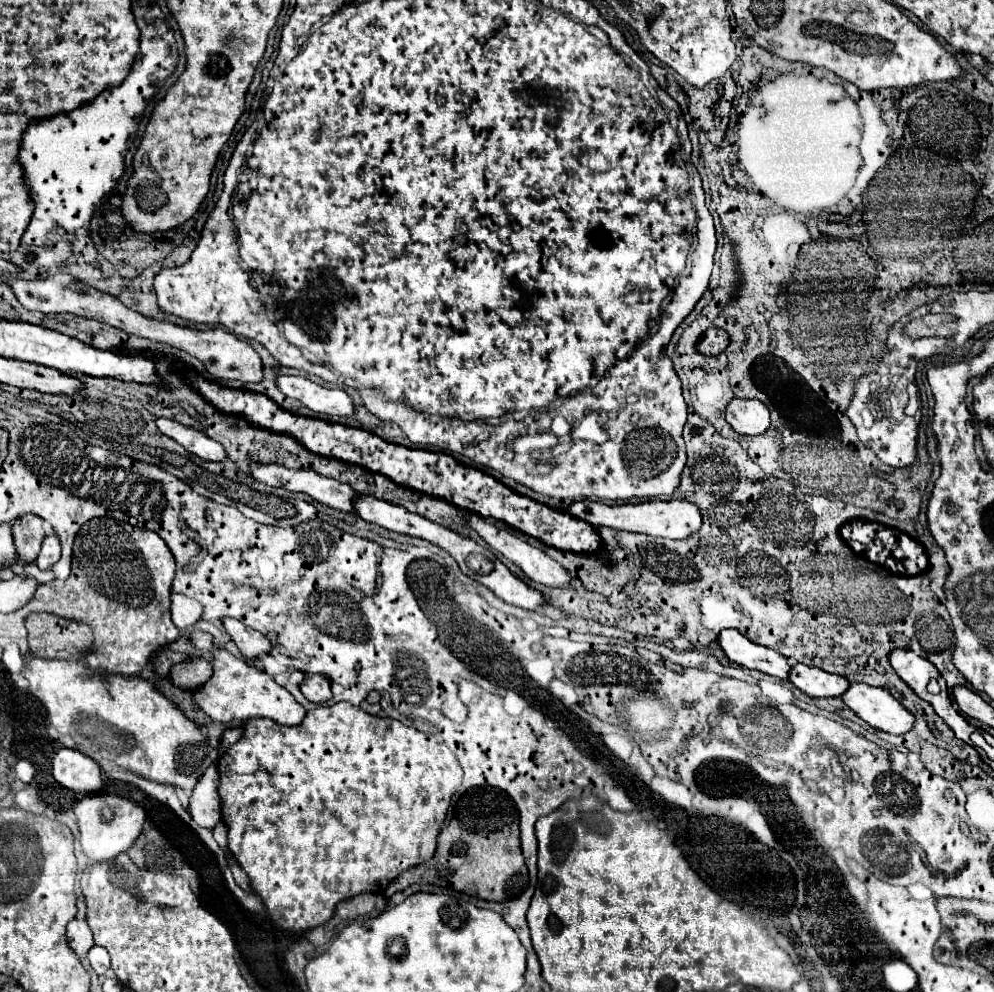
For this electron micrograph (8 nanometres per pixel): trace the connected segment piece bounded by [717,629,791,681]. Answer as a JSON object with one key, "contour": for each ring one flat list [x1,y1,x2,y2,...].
{"contour":[[723,629,717,635,717,645,723,649,723,653,727,655,727,659,731,663,737,663,747,669,763,671,781,681,789,679,791,665,787,663,787,659,781,653,775,653,773,649,751,643,737,629]]}

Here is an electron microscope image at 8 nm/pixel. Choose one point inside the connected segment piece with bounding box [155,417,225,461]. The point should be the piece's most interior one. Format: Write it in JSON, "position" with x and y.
{"position":[195,442]}

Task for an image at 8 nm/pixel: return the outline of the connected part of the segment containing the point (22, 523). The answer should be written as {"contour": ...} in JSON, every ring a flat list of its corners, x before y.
{"contour":[[21,515,17,521,13,521,11,529,13,529,13,543,17,555,21,557,21,563,33,563,45,537,43,519,37,515]]}

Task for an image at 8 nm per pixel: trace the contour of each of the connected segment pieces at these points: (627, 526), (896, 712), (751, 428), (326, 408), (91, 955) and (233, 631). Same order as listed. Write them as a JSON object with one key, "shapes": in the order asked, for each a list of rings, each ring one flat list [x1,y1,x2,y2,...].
{"shapes":[[[575,501,565,507,573,517,587,521,593,527,611,527,617,531,631,531,631,533,645,533,651,537,667,537,667,539,685,539,691,533,701,529,701,511,697,505,687,501,645,501,645,503,623,503,623,505,603,505,595,501]],[[851,683,843,703,865,723,891,735,905,735,915,723,915,717,889,691,865,683]],[[733,397,725,409,725,419,741,435,763,435,769,427,769,409,759,399]],[[291,375,277,377,277,385,287,397,301,401,315,413,337,417,351,417,355,413,353,399,343,389,327,389,305,377,291,377]],[[93,945,87,953,87,959,91,961,91,967,97,975,105,975,107,969,109,969,109,953,107,949,99,947,99,945]],[[223,617,223,627,225,627,225,633,229,635,229,639,241,649,241,653,251,659,251,657,257,657,261,653,269,653,271,649,271,643,265,635,261,635,259,631,255,629,249,629,245,627,241,621,237,619,231,619,231,617]]]}

